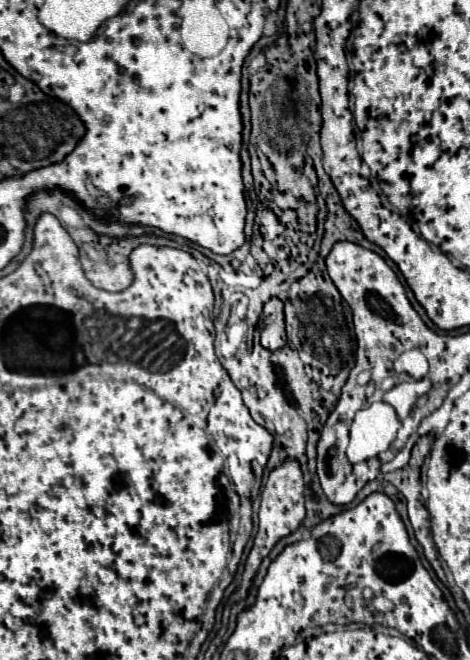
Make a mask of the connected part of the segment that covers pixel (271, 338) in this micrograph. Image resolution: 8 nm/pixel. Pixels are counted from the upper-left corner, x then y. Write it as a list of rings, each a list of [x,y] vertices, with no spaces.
[[[272,297],[260,315],[258,329],[262,335],[262,345],[270,351],[282,349],[286,345],[286,331],[284,331],[284,303]]]

